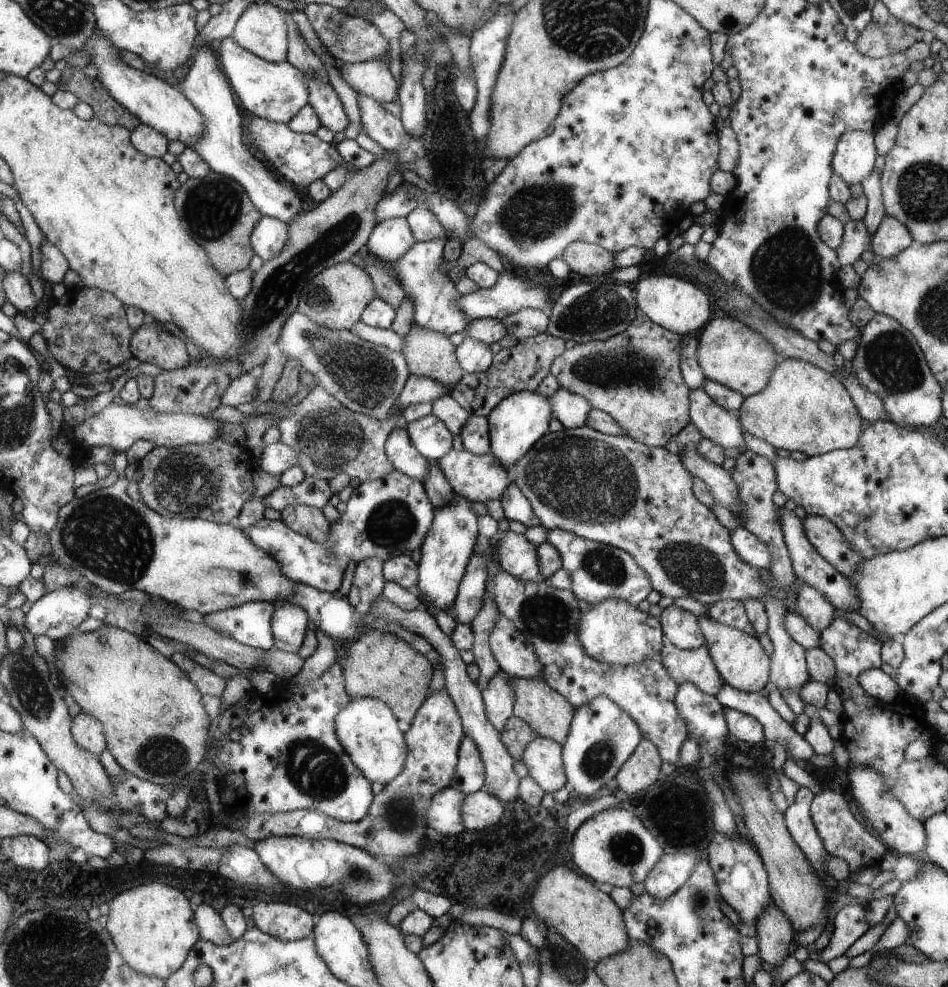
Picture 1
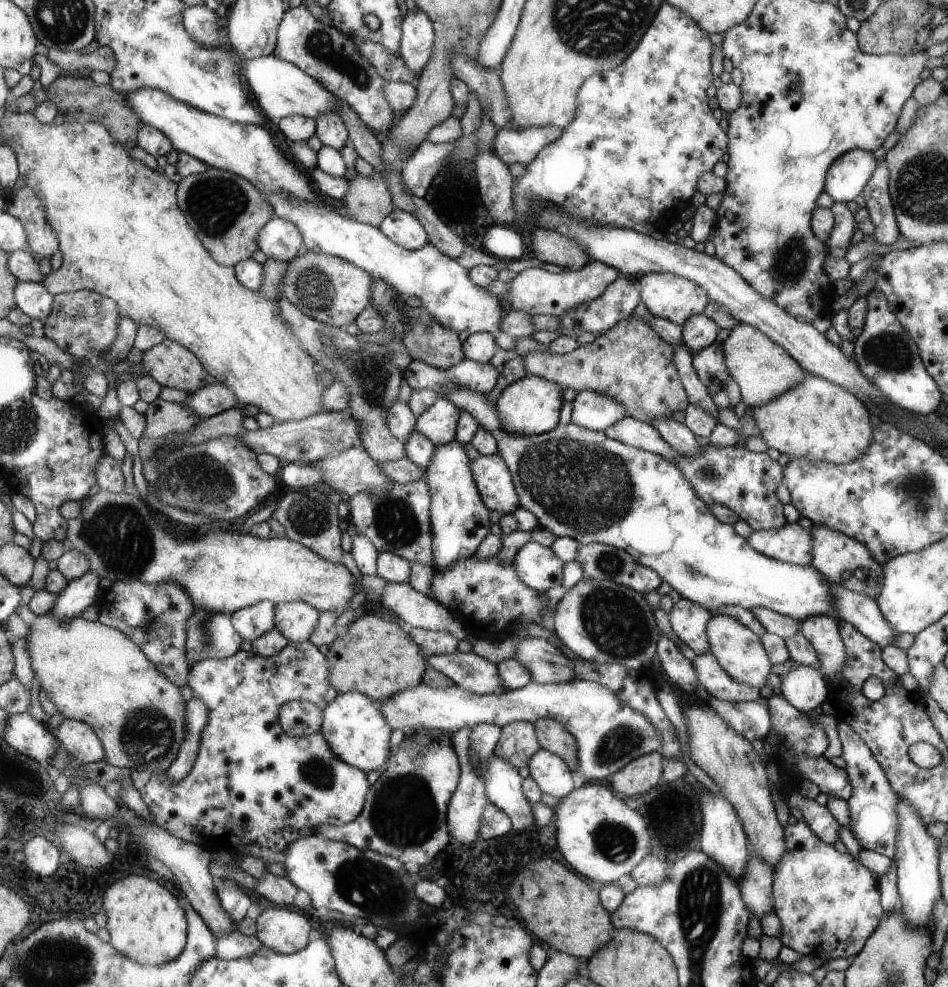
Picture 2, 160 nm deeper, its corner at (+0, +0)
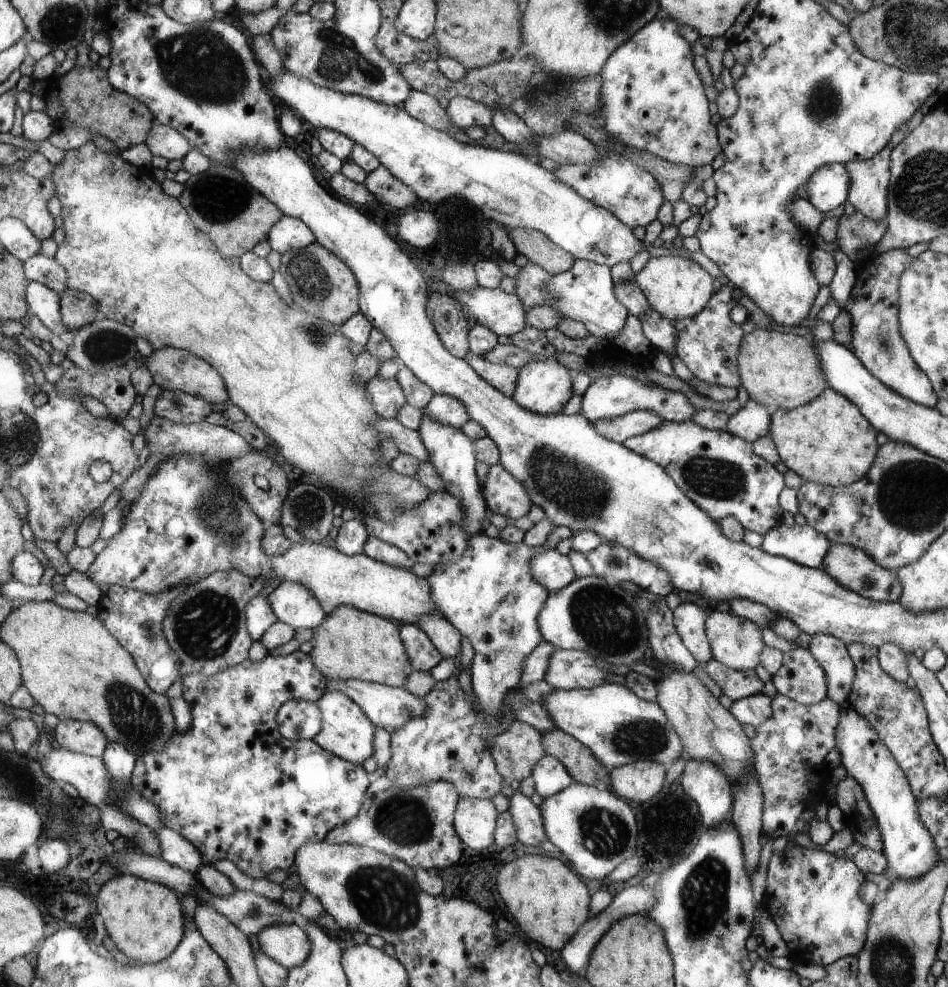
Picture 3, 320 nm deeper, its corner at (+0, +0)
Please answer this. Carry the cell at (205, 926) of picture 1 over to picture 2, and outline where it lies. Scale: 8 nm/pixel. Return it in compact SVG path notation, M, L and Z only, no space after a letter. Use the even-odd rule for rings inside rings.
M237 929L216 938L218 959L249 959L258 954L263 944L254 936L246 936Z

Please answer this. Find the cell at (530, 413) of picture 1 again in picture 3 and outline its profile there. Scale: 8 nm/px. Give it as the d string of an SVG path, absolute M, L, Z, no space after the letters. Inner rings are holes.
M554 359L532 361L519 370L516 388L511 396L520 406L538 414L556 414L562 412L564 405L572 398L573 371Z

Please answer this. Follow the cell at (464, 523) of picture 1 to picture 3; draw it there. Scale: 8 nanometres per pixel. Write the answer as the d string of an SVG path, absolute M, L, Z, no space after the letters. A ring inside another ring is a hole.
M423 412L422 420L419 422L417 431L428 449L431 456L431 462L436 470L443 476L447 482L446 492L457 496L463 504L465 512L465 529L471 536L478 534L483 524L483 518L486 516L486 508L488 503L484 498L484 491L478 486L476 478L476 447L475 442L461 428L445 425L437 420L434 420L429 414Z

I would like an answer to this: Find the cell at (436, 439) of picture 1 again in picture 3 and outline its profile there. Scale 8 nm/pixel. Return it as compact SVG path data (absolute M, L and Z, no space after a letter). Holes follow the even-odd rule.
M435 394L424 413L442 424L456 428L463 427L472 418L464 401L447 394Z

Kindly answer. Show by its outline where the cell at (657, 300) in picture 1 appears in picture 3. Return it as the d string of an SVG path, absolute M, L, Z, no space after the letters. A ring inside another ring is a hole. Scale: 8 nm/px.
M668 254L650 258L646 266L635 275L635 284L642 290L650 307L673 323L676 320L696 317L706 308L714 292L714 279L698 262L682 258L678 254Z

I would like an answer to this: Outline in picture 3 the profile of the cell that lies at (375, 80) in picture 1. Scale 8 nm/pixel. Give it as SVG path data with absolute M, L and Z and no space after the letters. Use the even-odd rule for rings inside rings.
M413 90L405 101L404 110L414 119L418 119L438 131L445 131L453 126L449 121L447 109L442 108L438 100L427 93Z

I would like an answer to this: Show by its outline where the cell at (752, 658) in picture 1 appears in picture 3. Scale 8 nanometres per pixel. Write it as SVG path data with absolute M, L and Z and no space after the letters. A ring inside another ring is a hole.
M716 610L705 622L705 632L712 648L713 659L737 671L754 671L760 664L760 654L764 651L765 644L762 640L762 629L756 623L741 618L731 611Z

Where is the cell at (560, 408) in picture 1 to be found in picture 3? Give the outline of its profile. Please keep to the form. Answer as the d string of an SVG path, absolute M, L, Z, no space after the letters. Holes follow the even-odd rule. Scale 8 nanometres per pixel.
M624 374L592 381L588 390L582 394L581 406L582 416L589 422L616 420L616 418L625 417L626 414L638 410L648 410L648 412L658 414L662 420L682 423L692 421L694 414L697 413L682 392L672 392L672 390L666 390L656 384L646 386L646 383L642 383L636 378L630 378L630 376L624 376Z

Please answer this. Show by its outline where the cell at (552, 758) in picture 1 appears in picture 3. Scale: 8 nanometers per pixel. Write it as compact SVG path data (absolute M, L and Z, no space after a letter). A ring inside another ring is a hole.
M546 754L537 762L531 774L535 791L546 798L568 788L574 780L569 769L557 758Z

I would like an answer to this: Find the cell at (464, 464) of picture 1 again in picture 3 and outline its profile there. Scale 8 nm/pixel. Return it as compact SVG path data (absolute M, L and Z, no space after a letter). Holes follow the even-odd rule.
M499 464L490 467L482 491L489 510L506 516L509 522L525 517L534 506L524 483Z

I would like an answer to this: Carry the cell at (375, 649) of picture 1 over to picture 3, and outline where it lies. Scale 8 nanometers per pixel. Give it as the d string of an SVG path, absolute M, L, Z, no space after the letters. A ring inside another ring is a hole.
M342 605L327 614L324 621L313 630L312 648L310 658L316 668L328 679L328 690L333 682L344 679L356 679L373 683L380 683L389 687L403 687L406 679L414 672L412 662L406 652L406 646L398 636L398 626L392 619L386 620L381 616L372 616L366 611Z

